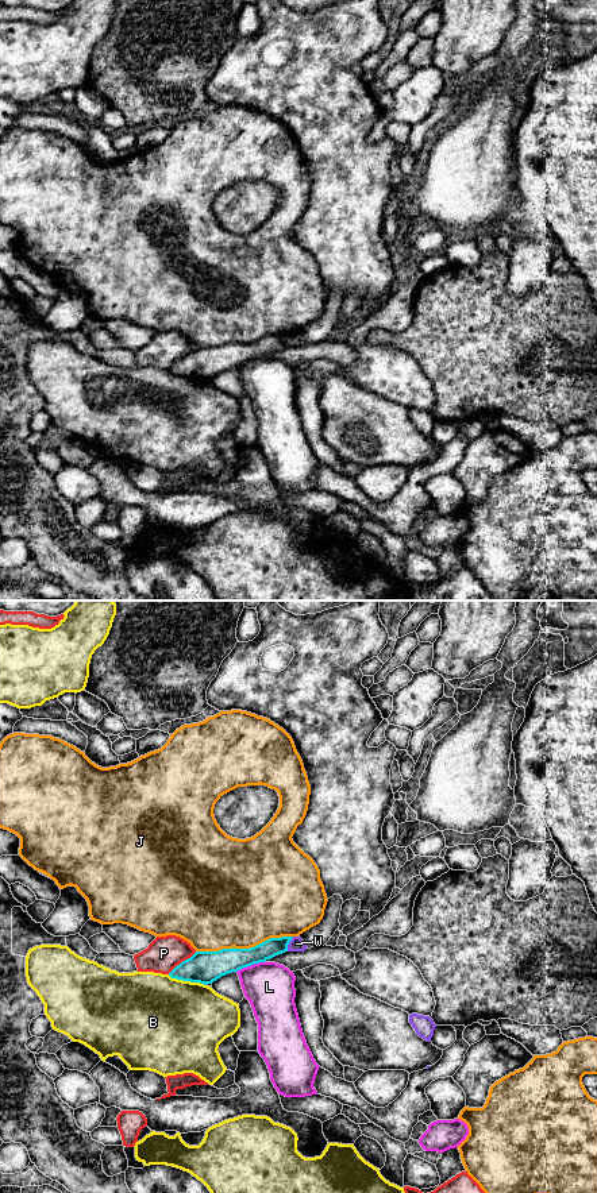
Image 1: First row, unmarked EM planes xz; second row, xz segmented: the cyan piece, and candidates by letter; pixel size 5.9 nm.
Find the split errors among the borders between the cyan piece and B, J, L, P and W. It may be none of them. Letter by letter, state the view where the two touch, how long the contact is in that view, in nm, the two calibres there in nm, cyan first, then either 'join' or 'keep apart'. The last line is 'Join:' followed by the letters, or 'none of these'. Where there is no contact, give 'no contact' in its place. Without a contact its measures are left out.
B: contact in xz; length 240 nm; calibres 190 and 480 nm; keep apart
J: contact in xz; length 600 nm; calibres 190 and 480 nm; keep apart
L: contact in xz; length 180 nm; calibres 180 and 300 nm; keep apart
P: contact in xz; length 220 nm; calibres 190 and 200 nm; keep apart
W: contact in xz; length 100 nm; calibres 110 and 80 nm; keep apart
Join: none of these

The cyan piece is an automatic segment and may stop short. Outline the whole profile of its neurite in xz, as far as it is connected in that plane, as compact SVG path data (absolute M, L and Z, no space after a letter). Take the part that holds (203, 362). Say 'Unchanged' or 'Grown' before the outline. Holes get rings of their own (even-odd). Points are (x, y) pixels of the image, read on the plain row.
Unchanged. M293 332L270 333L250 344L222 344L219 347L196 347L190 354L177 360L169 371L172 374L212 379L222 371L238 367L254 359L265 358L288 347Z

